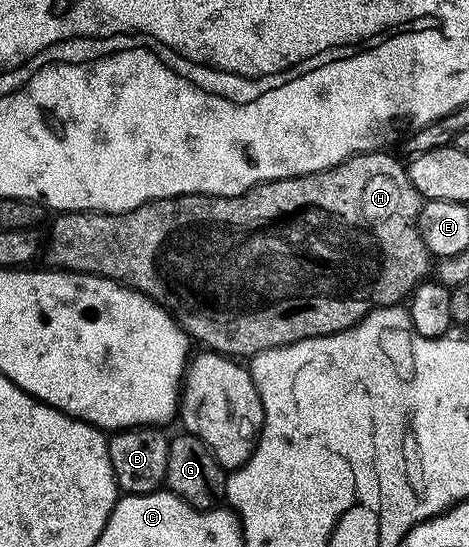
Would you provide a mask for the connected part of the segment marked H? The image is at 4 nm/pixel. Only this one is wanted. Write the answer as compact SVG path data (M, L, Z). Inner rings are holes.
M389 151L357 153L340 165L324 169L318 173L308 173L302 177L288 177L278 181L265 181L234 197L210 197L208 193L184 193L178 197L164 197L158 201L148 201L126 213L61 213L53 221L47 237L50 266L70 273L90 273L96 277L106 277L120 281L131 289L138 289L163 306L194 342L202 341L206 350L223 353L234 359L252 359L256 353L268 349L278 349L303 339L331 335L347 331L359 324L363 318L376 309L386 309L388 305L401 305L409 294L426 280L431 273L431 254L417 230L417 216L423 198L415 191L409 178L409 170L400 165Z

